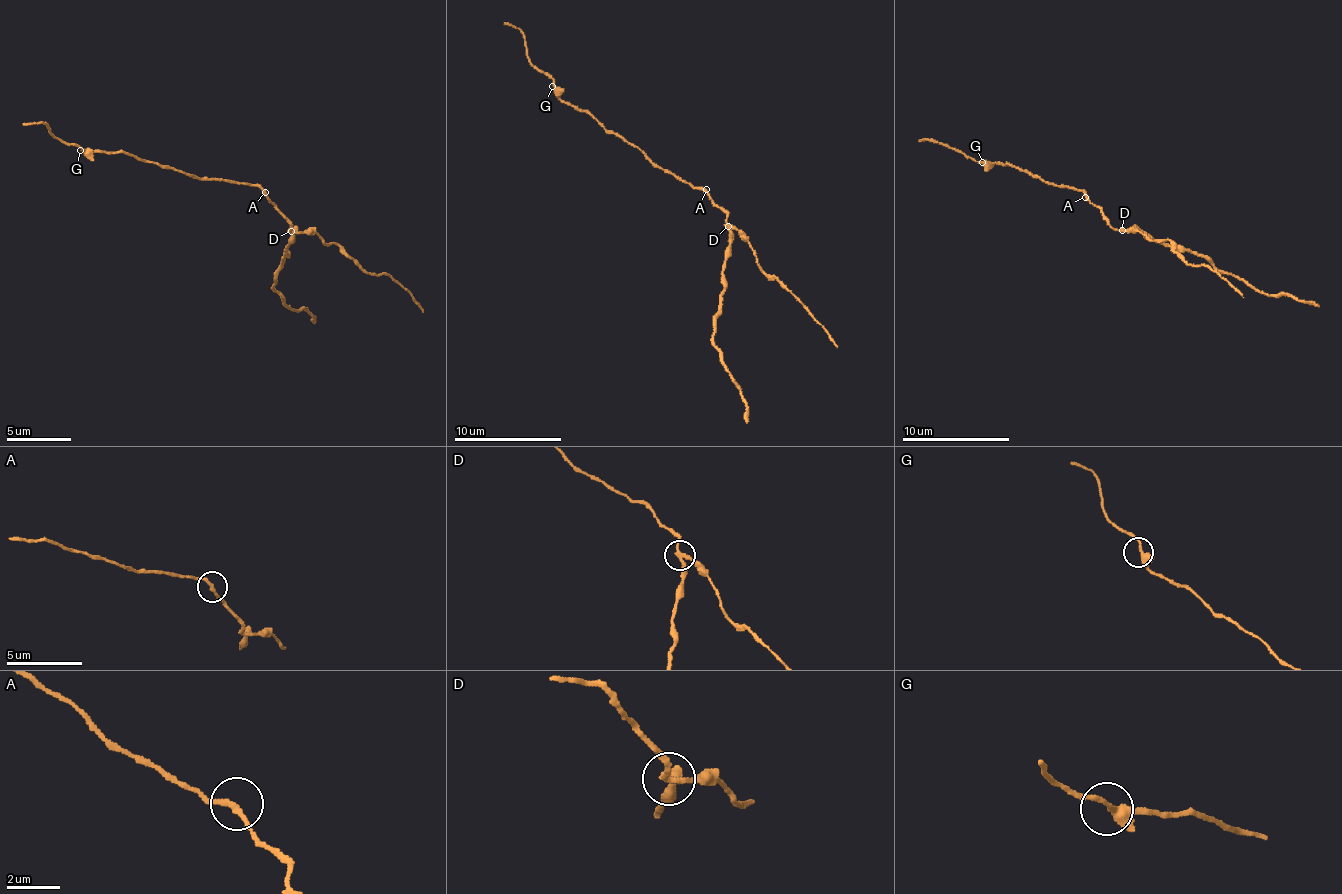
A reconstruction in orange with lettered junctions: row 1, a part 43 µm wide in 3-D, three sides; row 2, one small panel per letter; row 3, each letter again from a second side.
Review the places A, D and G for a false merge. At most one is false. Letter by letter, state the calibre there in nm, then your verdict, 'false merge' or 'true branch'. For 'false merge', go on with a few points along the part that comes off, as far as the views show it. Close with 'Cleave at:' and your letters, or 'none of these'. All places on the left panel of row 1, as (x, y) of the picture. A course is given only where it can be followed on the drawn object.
A: 200 nm thick; true branch
D: 220 nm thick; false merge; foreign part runs (291, 231), (294, 231), (274, 286), (291, 308), (307, 312), (313, 325)
G: 280 nm thick; true branch
Cleave at: D

